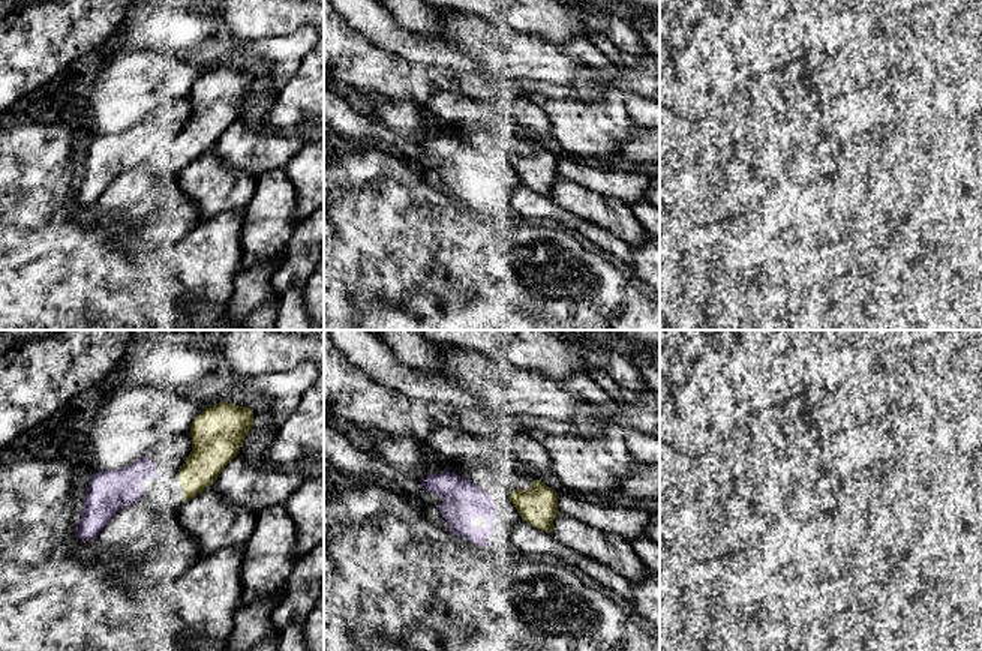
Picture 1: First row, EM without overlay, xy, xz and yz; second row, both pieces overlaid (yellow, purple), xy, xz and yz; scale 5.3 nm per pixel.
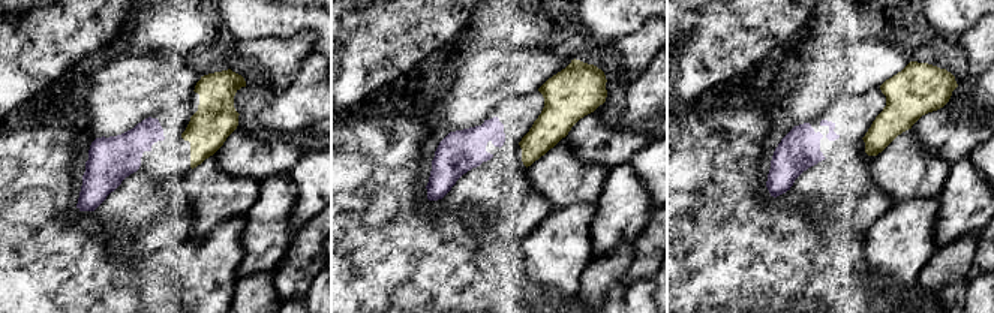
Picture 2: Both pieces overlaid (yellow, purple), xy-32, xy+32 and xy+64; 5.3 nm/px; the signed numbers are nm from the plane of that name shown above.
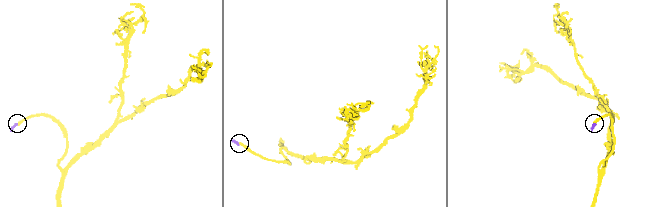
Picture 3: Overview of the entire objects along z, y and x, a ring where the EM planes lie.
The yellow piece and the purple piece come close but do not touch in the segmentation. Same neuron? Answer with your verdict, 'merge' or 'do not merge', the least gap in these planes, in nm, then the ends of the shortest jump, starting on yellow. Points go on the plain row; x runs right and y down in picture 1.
do not merge; 90 nm apart; from yellow across xz (510, 164), (496, 173)

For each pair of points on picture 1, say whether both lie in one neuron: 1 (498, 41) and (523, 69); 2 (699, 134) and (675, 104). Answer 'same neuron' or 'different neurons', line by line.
1: same neuron
2: different neurons

